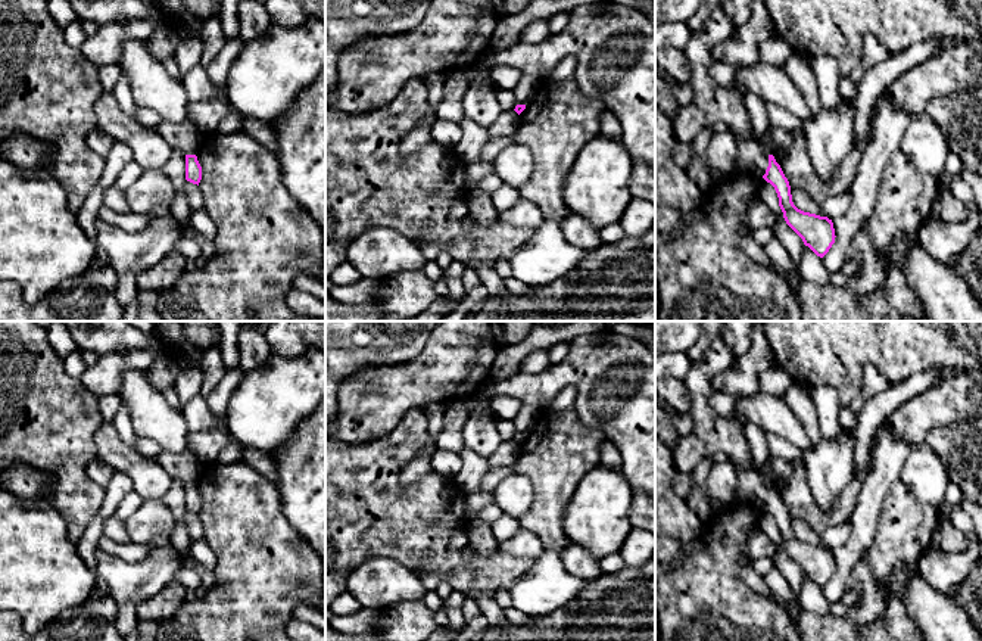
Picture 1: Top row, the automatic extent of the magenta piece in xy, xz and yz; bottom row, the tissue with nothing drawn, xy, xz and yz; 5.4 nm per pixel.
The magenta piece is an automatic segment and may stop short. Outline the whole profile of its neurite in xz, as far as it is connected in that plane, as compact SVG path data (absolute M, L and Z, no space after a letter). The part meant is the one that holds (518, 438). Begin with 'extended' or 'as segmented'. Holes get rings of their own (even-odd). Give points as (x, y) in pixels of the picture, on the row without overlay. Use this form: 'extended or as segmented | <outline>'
extended | M521 405L517 417L512 420L515 426L515 442L520 445L531 432L539 408L534 405Z

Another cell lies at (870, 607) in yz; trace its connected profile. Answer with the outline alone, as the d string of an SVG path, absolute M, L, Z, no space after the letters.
M863 554L861 561L852 570L858 601L847 607L847 617L861 631L882 619L886 613L886 601L882 594L880 582L870 573L869 556Z

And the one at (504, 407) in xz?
M495 396L490 399L490 407L496 420L514 420L521 405L521 401L511 396Z

